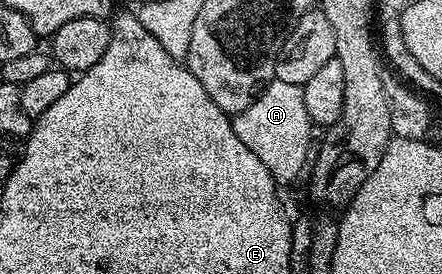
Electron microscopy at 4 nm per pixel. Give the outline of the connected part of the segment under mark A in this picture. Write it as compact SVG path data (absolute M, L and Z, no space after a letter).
M274 79L265 87L265 89L258 95L258 98L251 104L244 112L233 117L234 131L240 140L252 152L255 152L259 157L260 162L268 168L268 172L273 176L275 183L284 186L294 181L307 167L310 153L312 150L312 132L314 132L314 125L310 121L307 114L307 109L304 105L304 96L302 87L296 84L289 84L287 81L280 81Z

